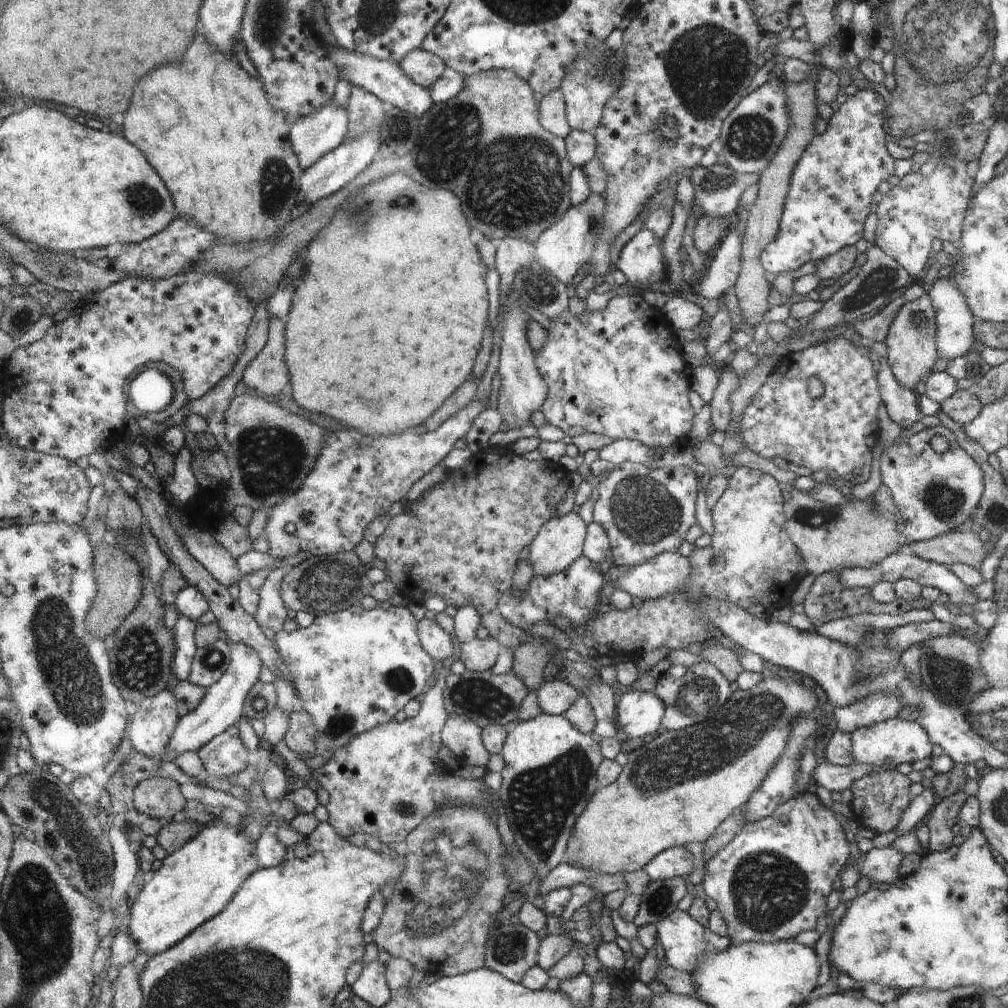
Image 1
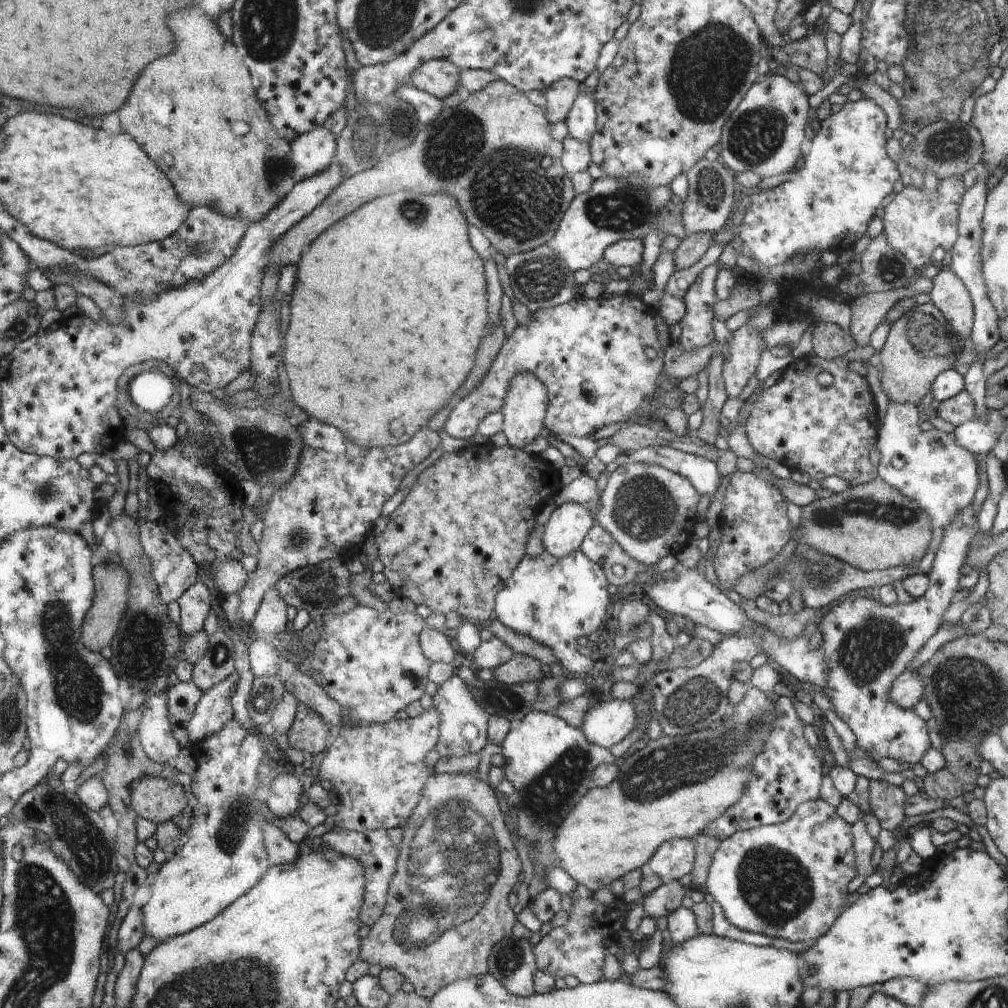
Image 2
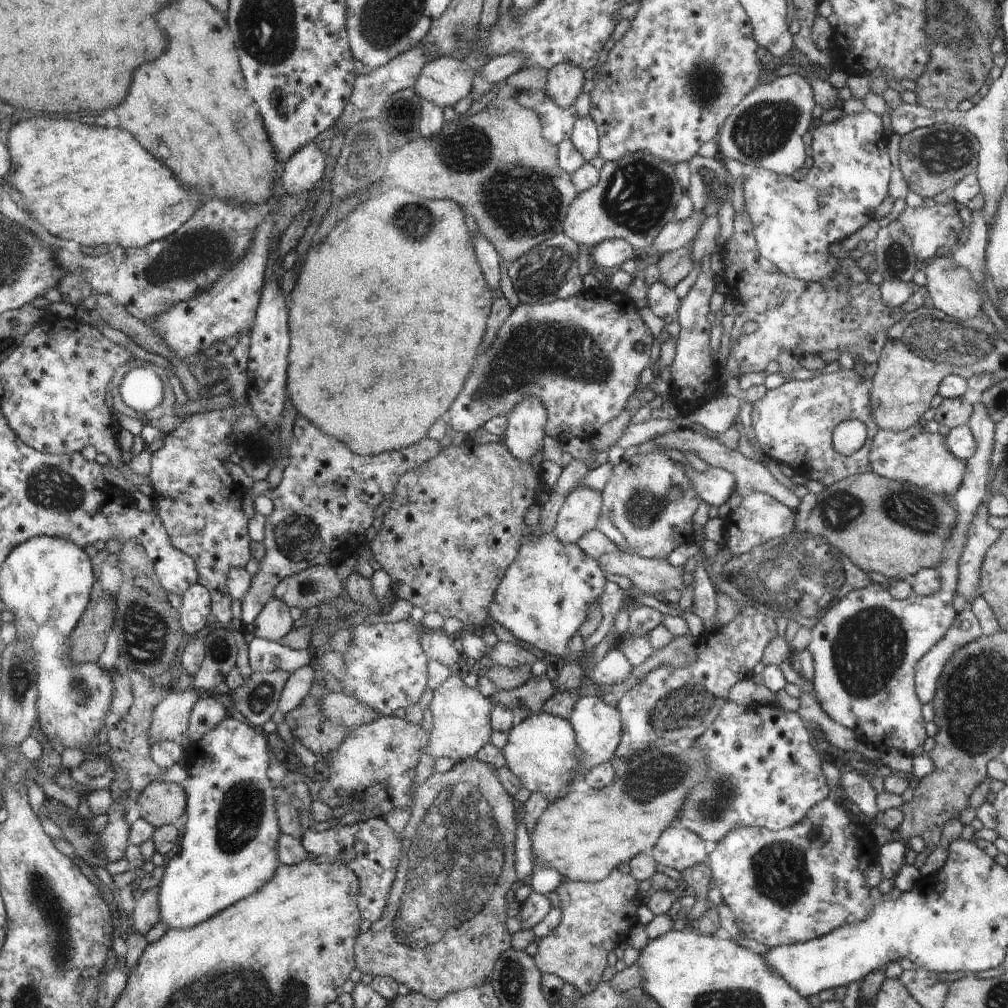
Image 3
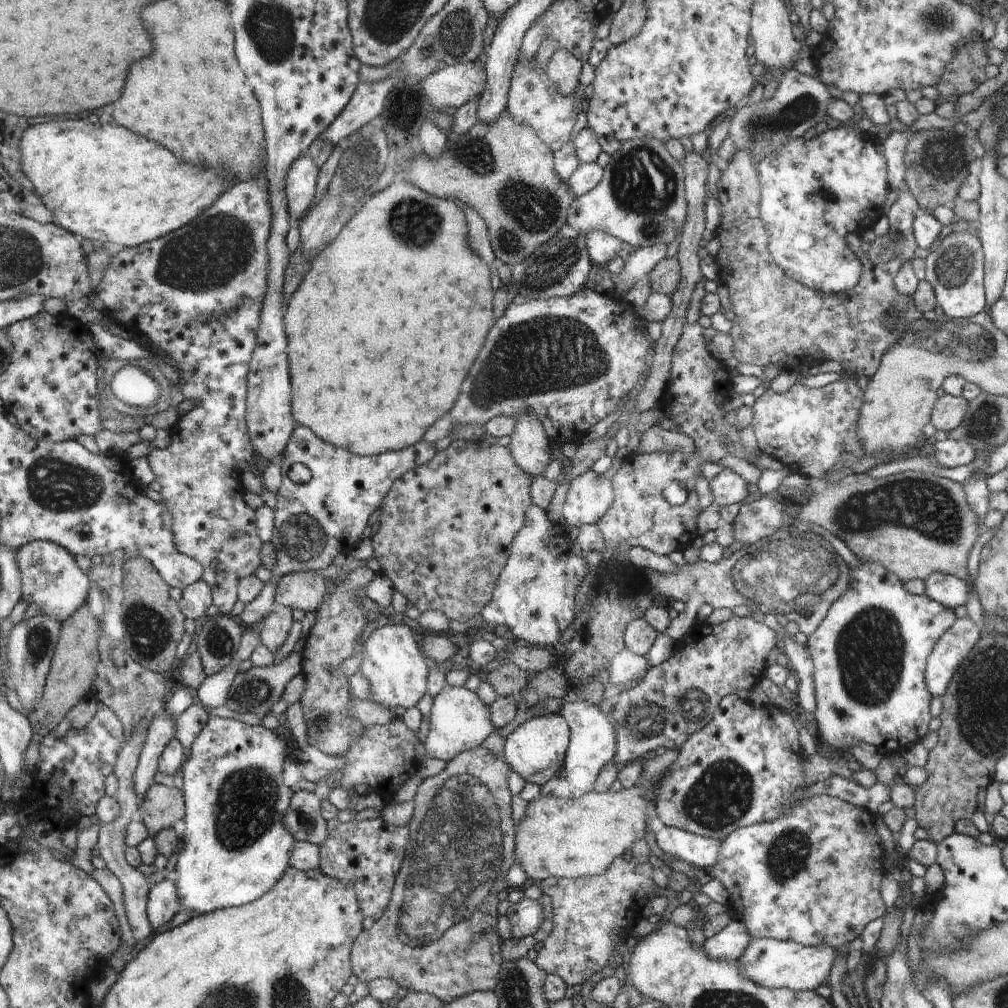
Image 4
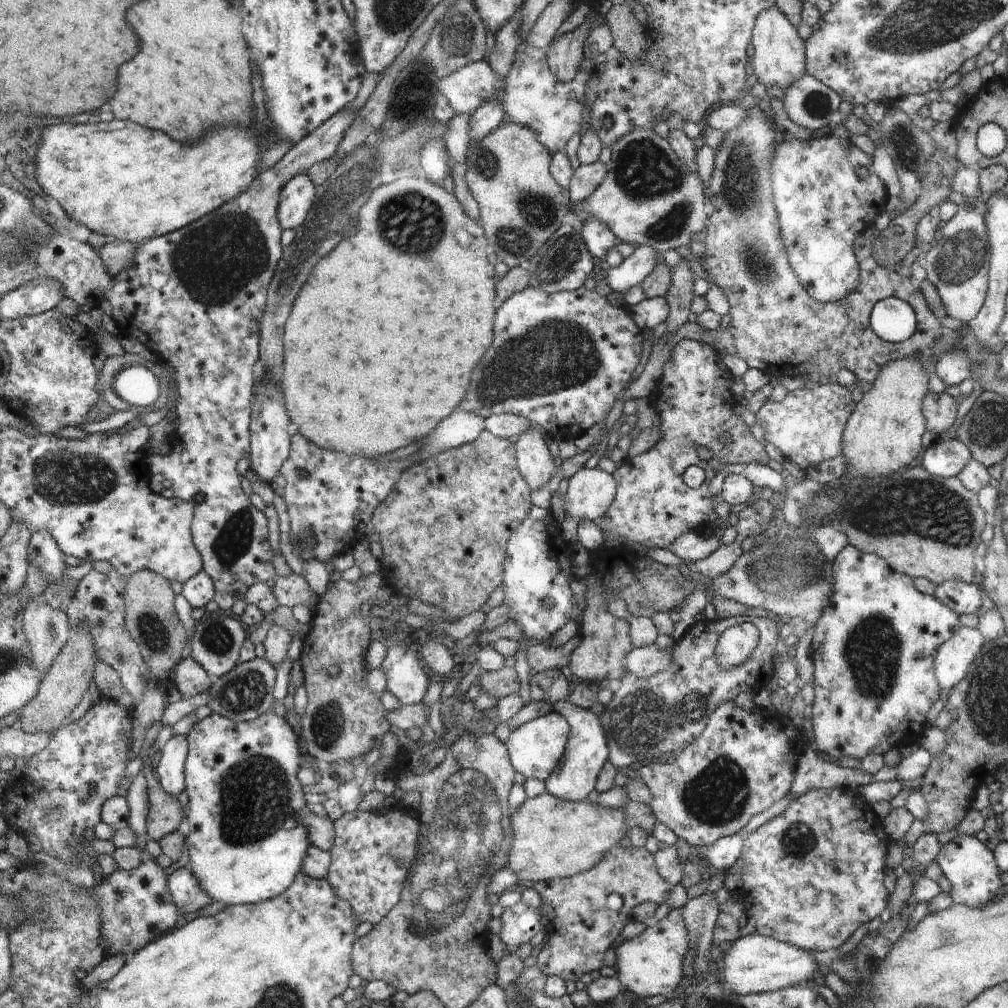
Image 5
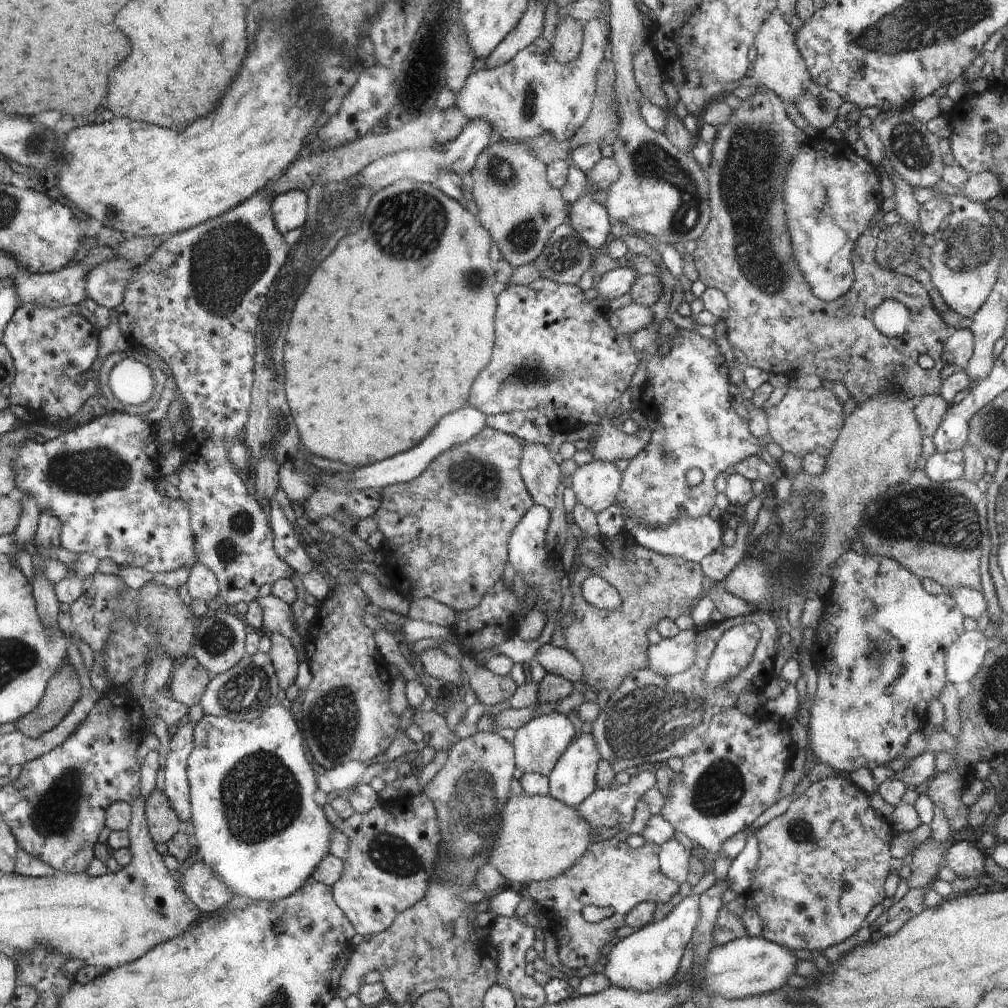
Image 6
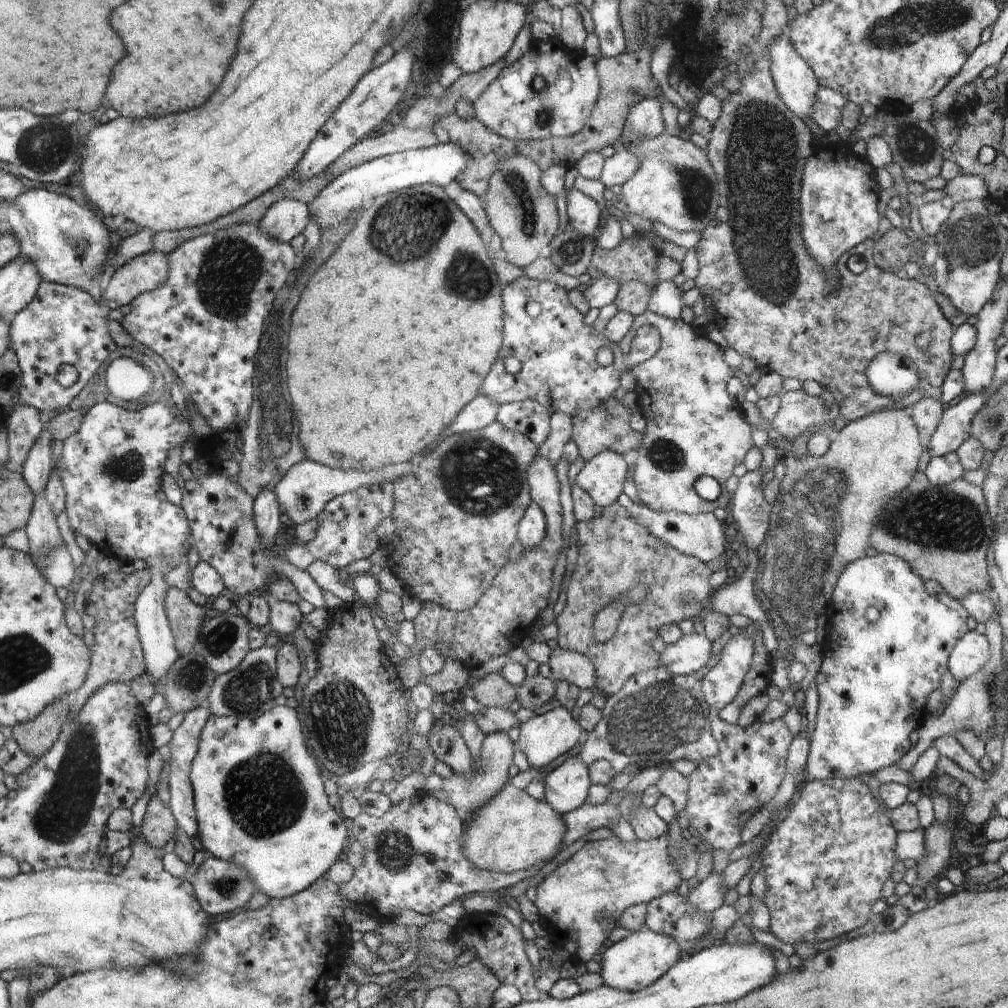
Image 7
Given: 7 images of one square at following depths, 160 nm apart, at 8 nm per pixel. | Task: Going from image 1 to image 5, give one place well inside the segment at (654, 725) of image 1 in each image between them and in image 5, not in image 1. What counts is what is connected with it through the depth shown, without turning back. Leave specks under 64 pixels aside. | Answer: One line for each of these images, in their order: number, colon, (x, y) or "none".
2: (607, 723)
3: (598, 726)
4: (593, 744)
5: (575, 778)

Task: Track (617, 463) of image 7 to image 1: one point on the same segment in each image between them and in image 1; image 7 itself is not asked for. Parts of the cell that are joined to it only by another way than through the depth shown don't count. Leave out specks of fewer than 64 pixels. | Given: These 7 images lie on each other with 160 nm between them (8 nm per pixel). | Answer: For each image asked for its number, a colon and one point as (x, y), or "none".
1: (559, 544)
2: (570, 522)
3: (578, 515)
4: (589, 497)
5: (590, 493)
6: (596, 484)

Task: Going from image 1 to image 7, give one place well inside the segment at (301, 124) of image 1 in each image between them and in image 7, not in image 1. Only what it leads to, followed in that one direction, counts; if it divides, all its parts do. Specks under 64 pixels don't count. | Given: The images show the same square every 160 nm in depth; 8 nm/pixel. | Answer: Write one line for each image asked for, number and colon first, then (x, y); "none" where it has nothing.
2: (312, 153)
3: (306, 167)
4: (300, 186)
5: (297, 197)
6: (290, 209)
7: (286, 219)

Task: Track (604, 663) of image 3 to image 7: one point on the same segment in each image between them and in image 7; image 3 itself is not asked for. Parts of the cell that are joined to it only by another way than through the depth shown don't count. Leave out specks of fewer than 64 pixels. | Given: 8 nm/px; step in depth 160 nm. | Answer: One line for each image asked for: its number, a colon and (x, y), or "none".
4: (626, 667)
5: (645, 661)
6: (670, 656)
7: (689, 654)

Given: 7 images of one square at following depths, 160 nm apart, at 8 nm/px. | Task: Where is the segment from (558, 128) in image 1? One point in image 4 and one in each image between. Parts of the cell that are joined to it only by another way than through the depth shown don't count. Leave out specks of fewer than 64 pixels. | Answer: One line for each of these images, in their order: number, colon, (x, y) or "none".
2: (561, 96)
3: (564, 82)
4: (564, 66)

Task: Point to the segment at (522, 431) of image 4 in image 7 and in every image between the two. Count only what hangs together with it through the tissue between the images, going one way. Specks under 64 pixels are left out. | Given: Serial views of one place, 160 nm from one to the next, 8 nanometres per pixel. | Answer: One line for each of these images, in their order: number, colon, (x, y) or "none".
5: (534, 461)
6: (541, 474)
7: (502, 619)

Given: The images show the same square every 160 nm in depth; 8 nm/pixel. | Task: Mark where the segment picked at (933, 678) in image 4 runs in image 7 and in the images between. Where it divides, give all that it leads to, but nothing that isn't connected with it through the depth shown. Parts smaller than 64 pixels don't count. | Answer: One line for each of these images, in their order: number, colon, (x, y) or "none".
5: (952, 659)
6: (965, 656)
7: (971, 652)

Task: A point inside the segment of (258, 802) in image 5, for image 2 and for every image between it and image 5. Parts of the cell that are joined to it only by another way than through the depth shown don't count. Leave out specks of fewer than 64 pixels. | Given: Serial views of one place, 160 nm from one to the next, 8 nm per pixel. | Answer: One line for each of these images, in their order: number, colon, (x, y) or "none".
2: (223, 855)
3: (228, 851)
4: (236, 847)

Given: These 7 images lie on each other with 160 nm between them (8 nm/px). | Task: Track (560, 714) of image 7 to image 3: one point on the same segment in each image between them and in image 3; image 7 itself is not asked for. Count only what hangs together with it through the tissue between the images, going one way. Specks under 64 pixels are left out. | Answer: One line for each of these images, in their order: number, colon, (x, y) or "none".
3: (542, 752)
4: (534, 749)
5: (535, 748)
6: (539, 744)

